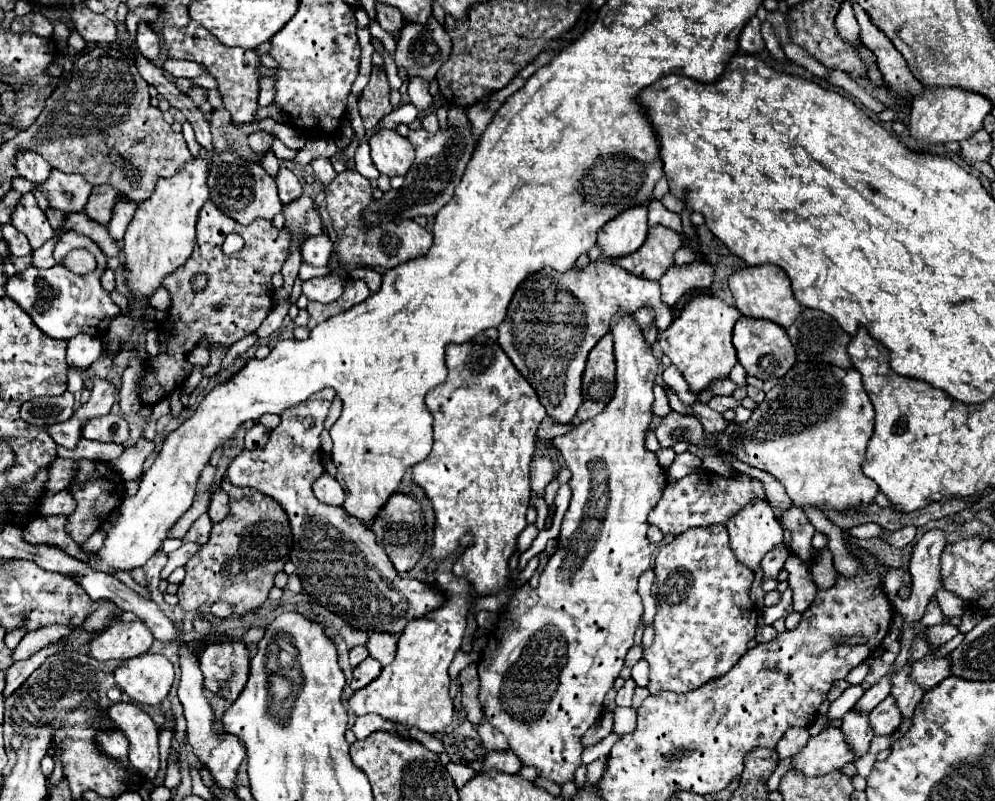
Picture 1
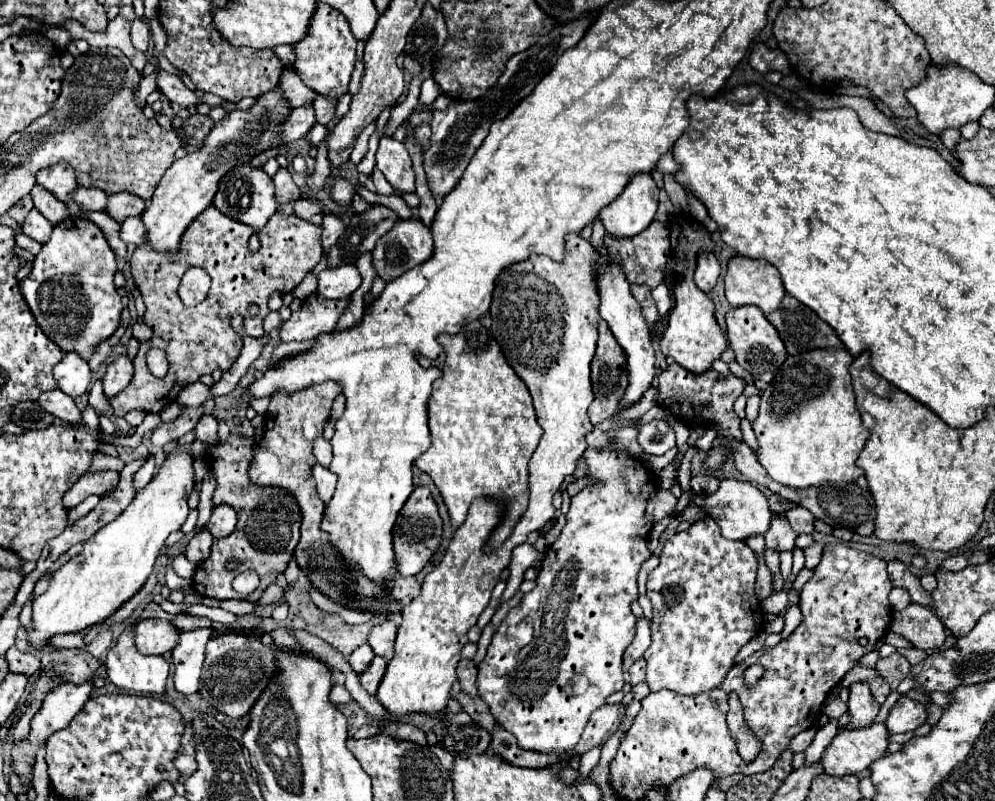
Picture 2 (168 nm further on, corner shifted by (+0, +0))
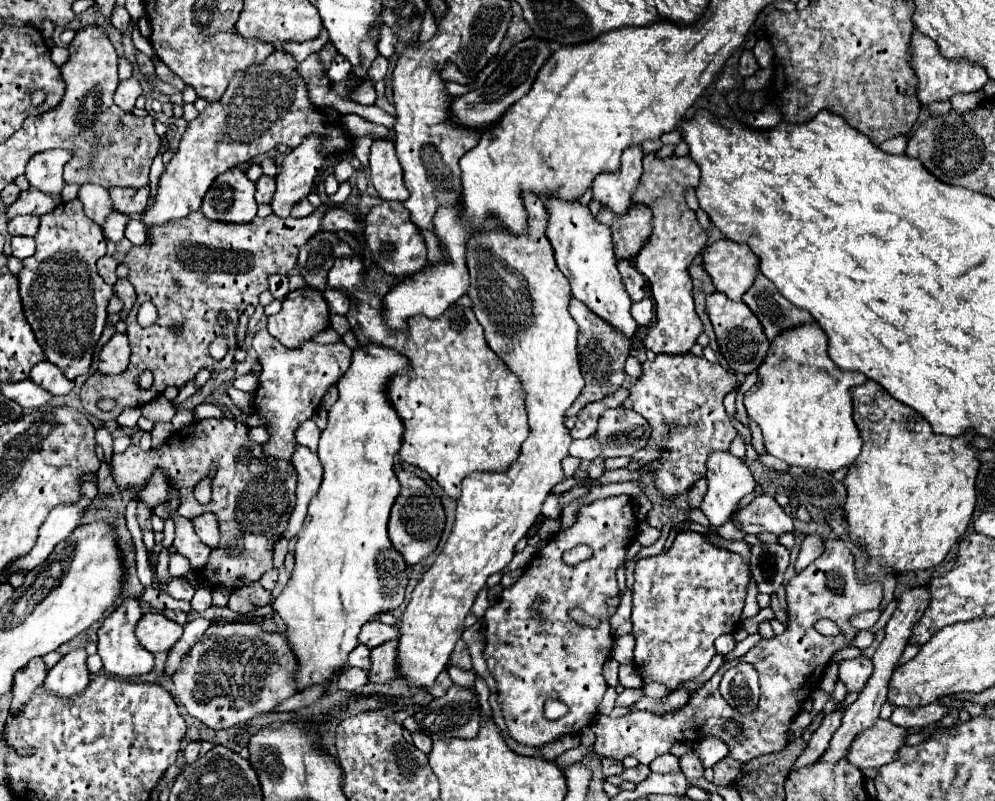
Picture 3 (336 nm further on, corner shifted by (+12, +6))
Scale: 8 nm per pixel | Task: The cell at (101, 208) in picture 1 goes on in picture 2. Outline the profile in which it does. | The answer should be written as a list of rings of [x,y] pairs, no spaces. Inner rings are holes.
[[[118,192],[108,196],[106,214],[110,214],[116,222],[122,222],[128,216],[140,216],[144,212],[146,204],[142,198],[130,194],[130,192]]]

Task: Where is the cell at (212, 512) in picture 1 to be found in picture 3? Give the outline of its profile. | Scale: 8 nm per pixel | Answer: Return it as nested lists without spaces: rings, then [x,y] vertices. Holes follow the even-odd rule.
[[[202,514],[198,518],[192,520],[194,530],[198,534],[198,538],[208,546],[208,548],[216,548],[218,546],[218,520],[214,514]]]

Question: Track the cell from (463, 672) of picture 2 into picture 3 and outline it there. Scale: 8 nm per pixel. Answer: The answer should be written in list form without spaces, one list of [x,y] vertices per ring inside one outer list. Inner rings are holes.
[[[458,640],[456,642],[456,648],[450,656],[450,664],[452,666],[458,666],[458,668],[464,668],[464,670],[470,670],[472,664],[470,664],[470,654],[468,654],[468,648],[464,644],[464,640]]]

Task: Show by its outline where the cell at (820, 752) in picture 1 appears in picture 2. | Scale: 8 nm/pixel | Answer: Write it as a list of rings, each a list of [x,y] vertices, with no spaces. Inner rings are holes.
[[[872,724],[864,730],[840,730],[822,754],[824,774],[844,776],[866,770],[888,748],[888,730],[884,724]]]

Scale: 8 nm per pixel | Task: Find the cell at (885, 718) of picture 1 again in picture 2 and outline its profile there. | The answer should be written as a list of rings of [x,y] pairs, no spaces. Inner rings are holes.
[[[898,698],[898,702],[890,708],[890,714],[886,718],[886,728],[890,734],[898,732],[910,732],[916,726],[926,722],[926,710],[920,702],[914,702],[912,698]]]

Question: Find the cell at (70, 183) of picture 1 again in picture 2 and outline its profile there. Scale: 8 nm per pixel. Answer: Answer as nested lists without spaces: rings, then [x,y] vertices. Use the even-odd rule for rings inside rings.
[[[78,186],[70,198],[82,208],[82,210],[104,210],[106,208],[106,192],[100,188],[84,188]]]

